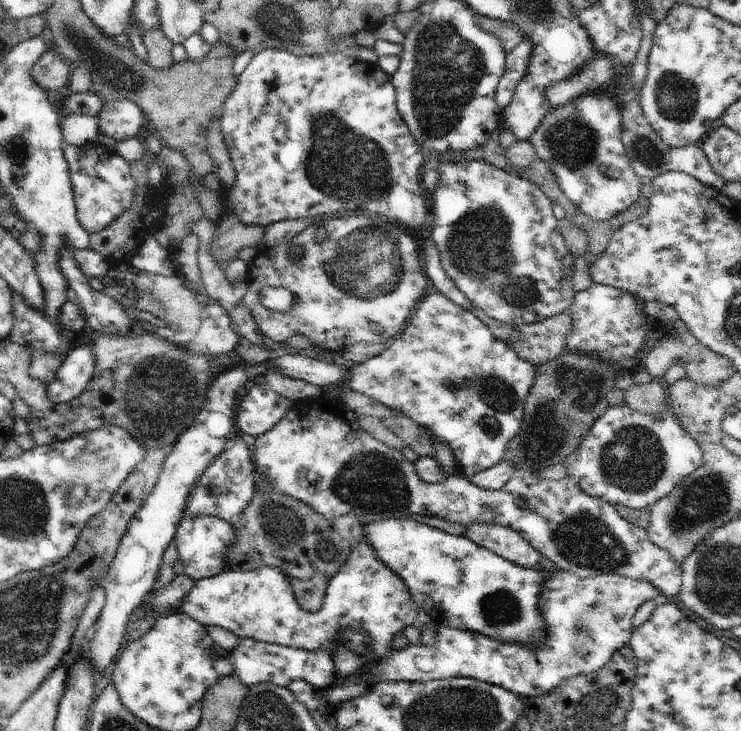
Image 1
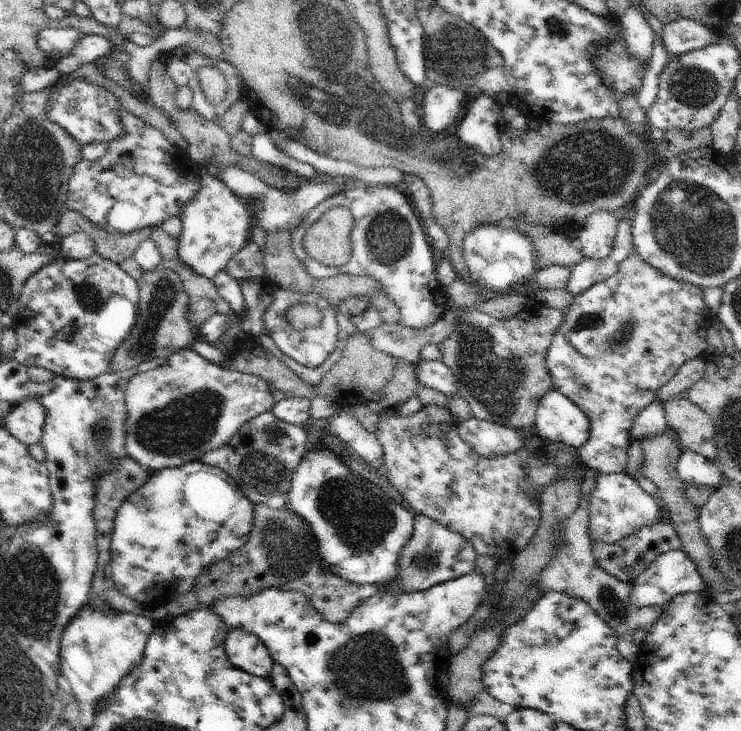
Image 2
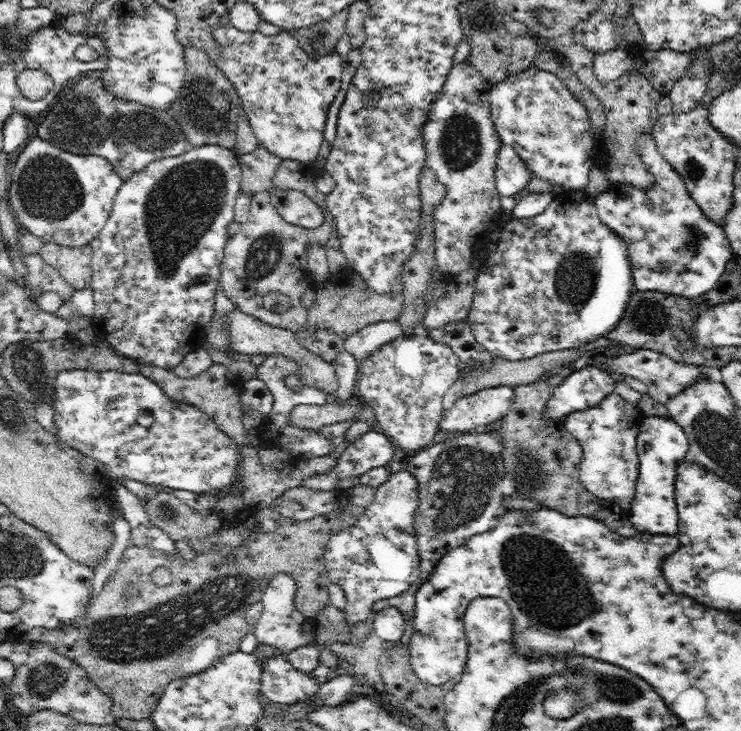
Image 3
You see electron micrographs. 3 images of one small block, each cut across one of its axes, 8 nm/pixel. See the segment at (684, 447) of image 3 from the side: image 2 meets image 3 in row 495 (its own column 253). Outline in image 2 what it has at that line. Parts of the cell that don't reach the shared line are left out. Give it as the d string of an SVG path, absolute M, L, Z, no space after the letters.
M229 630L225 640L225 651L234 668L268 679L275 661L266 645L246 630Z

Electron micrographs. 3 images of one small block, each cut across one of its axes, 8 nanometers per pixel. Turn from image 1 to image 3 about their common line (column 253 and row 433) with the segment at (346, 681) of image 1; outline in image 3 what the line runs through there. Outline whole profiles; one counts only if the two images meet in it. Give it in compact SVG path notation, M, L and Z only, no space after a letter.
M612 392L597 404L594 411L570 413L562 420L562 426L583 448L579 479L584 488L606 501L614 501L626 512L635 495L639 473L637 436L645 418L637 404L626 402L621 395Z

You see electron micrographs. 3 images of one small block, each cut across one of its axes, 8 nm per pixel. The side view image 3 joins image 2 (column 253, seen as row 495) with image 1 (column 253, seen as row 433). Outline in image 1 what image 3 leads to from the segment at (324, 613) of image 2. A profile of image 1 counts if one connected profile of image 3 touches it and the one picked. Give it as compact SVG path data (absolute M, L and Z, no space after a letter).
M280 490L255 493L238 520L232 522L236 540L226 552L226 568L231 571L252 572L258 568L280 568L298 601L308 612L322 608L328 582L338 574L350 552L363 537L363 525L354 513L326 518Z

